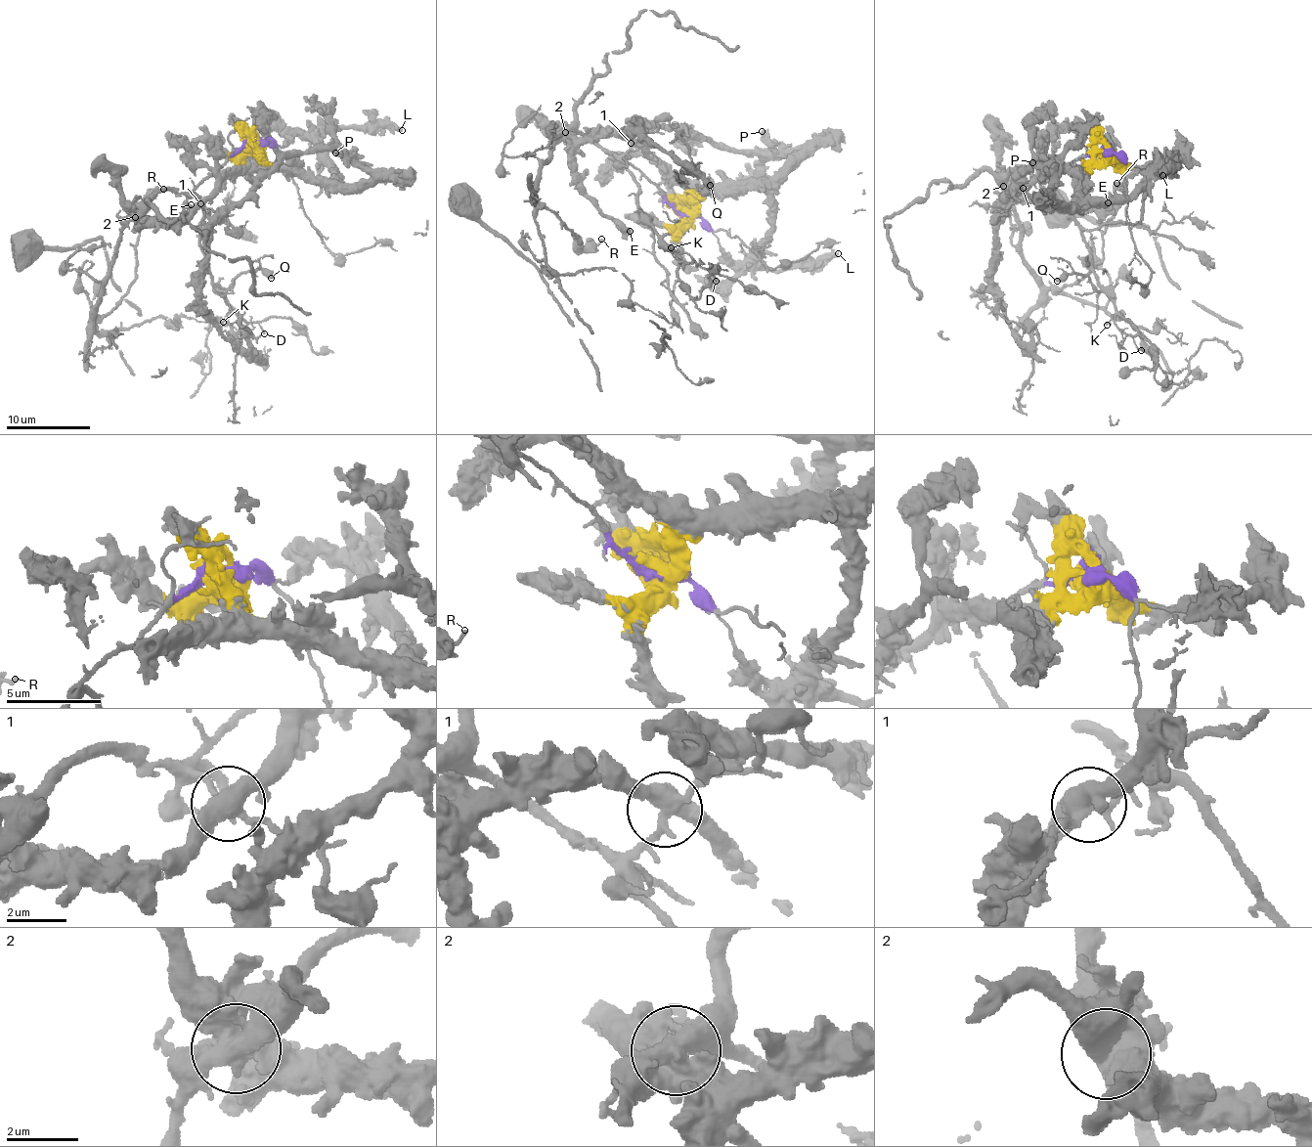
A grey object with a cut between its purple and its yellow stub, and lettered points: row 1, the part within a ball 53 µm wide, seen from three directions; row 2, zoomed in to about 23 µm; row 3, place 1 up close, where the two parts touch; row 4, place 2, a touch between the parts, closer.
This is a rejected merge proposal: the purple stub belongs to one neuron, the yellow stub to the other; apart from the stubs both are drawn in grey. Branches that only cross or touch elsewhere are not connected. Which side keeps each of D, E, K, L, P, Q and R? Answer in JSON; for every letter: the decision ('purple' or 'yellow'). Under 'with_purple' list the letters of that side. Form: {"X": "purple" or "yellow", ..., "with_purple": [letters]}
{"D": "purple", "E": "yellow", "K": "purple", "L": "yellow", "P": "yellow", "Q": "purple", "R": "purple", "with_purple": ["D", "K", "Q", "R"]}

